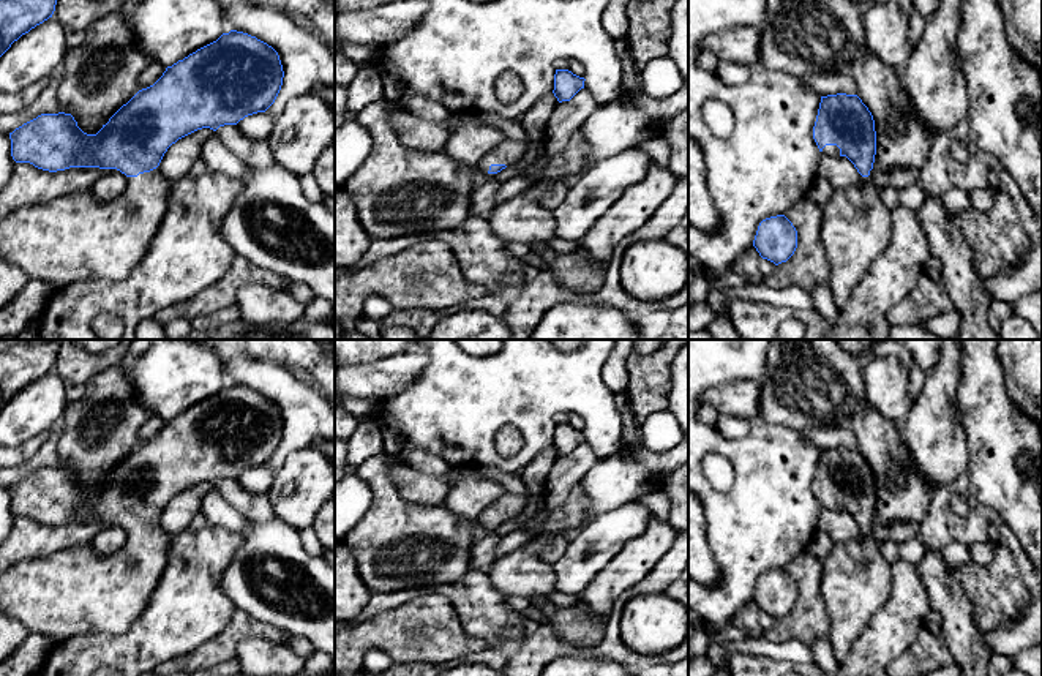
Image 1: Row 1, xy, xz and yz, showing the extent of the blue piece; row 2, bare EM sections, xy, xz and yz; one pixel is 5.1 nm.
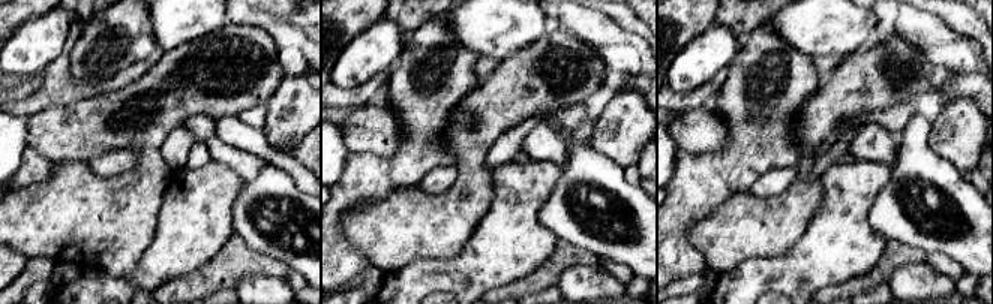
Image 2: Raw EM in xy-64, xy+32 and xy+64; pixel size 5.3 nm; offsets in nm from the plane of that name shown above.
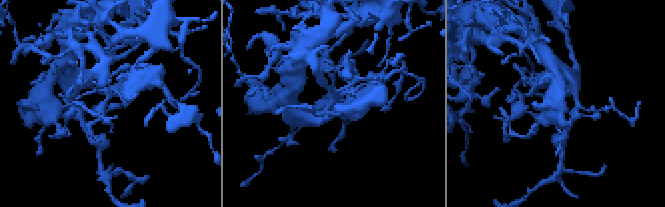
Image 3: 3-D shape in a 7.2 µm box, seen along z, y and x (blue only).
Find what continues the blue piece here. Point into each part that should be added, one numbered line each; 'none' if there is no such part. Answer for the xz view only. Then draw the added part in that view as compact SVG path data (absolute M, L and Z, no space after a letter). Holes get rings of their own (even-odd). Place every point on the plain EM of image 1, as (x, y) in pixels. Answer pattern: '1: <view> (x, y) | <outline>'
1: xz (509, 506) | M507 491L480 512L477 524L480 524L485 532L494 532L499 526L489 528L488 524L491 518L513 520L523 513L526 504L527 501L524 496Z

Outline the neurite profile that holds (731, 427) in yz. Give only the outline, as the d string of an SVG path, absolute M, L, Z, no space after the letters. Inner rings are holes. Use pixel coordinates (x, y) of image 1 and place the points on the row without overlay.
M720 414L715 428L728 439L740 439L750 433L752 422L744 417Z

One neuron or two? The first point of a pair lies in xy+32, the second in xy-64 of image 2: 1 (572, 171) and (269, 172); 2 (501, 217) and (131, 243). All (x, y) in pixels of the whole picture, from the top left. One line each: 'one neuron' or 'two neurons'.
1: one neuron
2: two neurons

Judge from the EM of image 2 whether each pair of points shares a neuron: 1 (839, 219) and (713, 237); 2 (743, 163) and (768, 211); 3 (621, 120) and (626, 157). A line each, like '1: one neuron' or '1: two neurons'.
1: two neurons
2: two neurons
3: one neuron

